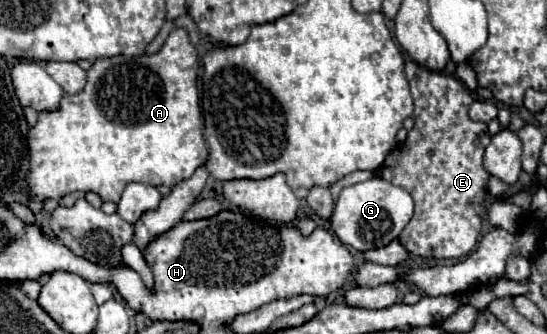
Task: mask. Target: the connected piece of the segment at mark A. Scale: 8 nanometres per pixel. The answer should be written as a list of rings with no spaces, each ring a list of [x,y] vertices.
[[[178,27],[174,29],[164,47],[154,53],[154,55],[140,55],[140,57],[108,57],[108,59],[98,59],[94,61],[94,65],[88,69],[86,73],[86,87],[78,93],[78,95],[62,95],[58,109],[56,111],[40,111],[38,113],[38,121],[34,127],[28,129],[28,155],[30,155],[30,175],[28,175],[28,183],[30,183],[30,191],[34,195],[36,201],[46,201],[46,199],[60,199],[68,193],[74,191],[94,191],[96,195],[100,195],[102,201],[114,201],[118,203],[124,187],[130,181],[138,181],[138,183],[148,183],[148,185],[168,185],[172,187],[178,181],[190,179],[190,175],[202,167],[208,159],[208,149],[204,143],[204,119],[202,119],[202,111],[200,111],[200,103],[198,103],[198,53],[194,49],[194,45],[190,43],[188,31]]]

